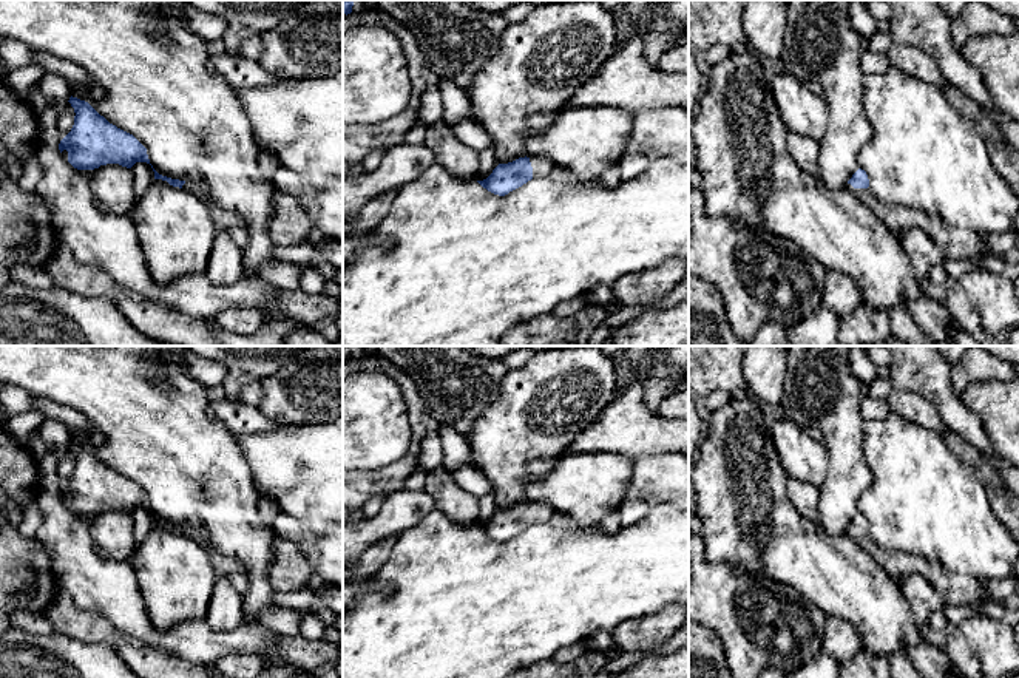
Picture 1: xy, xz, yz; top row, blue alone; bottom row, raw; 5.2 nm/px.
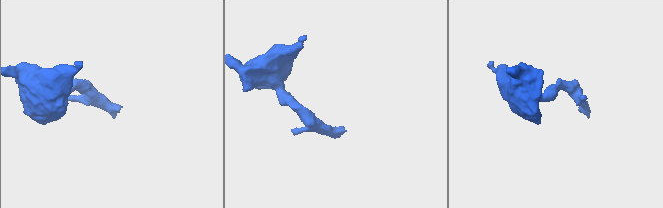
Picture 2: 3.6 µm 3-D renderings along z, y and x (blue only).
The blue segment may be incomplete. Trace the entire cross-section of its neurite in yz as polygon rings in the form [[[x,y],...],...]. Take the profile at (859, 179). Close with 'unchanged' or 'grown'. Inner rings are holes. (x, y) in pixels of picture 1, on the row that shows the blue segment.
[[[862,168],[852,175],[846,188],[892,233],[899,235],[911,227],[922,229],[946,259],[974,259],[994,255],[974,232],[946,225],[940,218],[922,210],[880,202],[871,193],[868,175]]]; grown

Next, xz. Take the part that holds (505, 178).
[[[526,156],[508,164],[499,164],[486,179],[477,182],[488,192],[505,196],[510,192],[522,187],[533,178],[543,176],[571,185],[584,182],[599,182],[599,178],[579,179],[568,171],[560,170],[553,161]]]; grown

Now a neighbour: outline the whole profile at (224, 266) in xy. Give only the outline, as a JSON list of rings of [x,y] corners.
[[[219,229],[204,272],[212,284],[233,284],[244,276],[242,252],[227,230]]]

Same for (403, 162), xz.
[[[426,145],[391,147],[377,170],[343,178],[343,219],[360,213],[375,196],[411,182],[434,162],[437,158]]]

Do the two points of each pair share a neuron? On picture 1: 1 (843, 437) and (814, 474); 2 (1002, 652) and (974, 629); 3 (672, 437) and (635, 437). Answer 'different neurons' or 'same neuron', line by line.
1: different neurons
2: same neuron
3: same neuron

